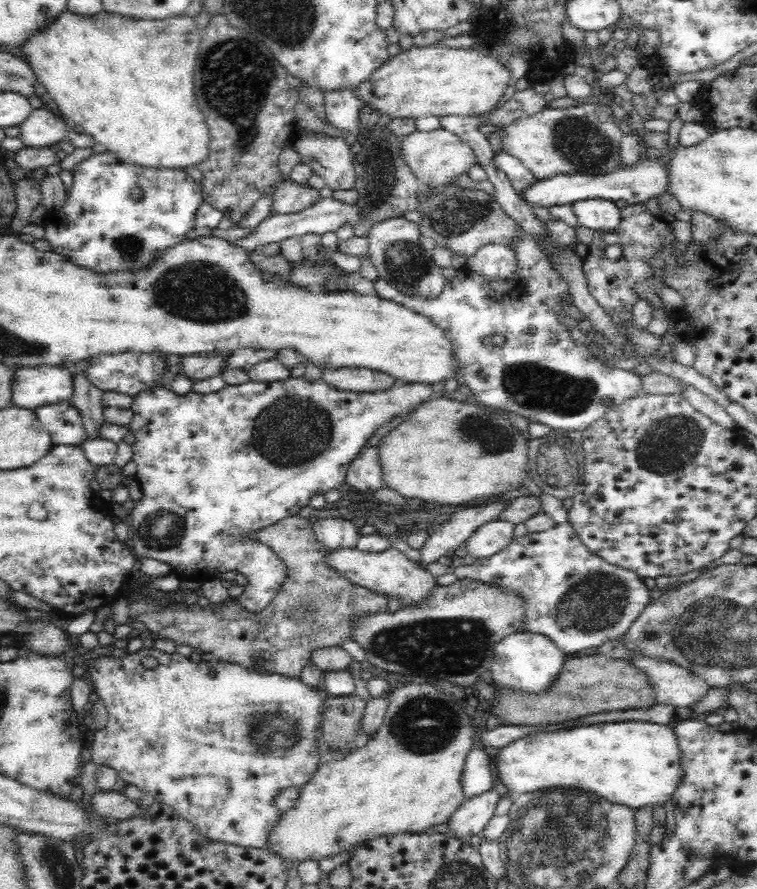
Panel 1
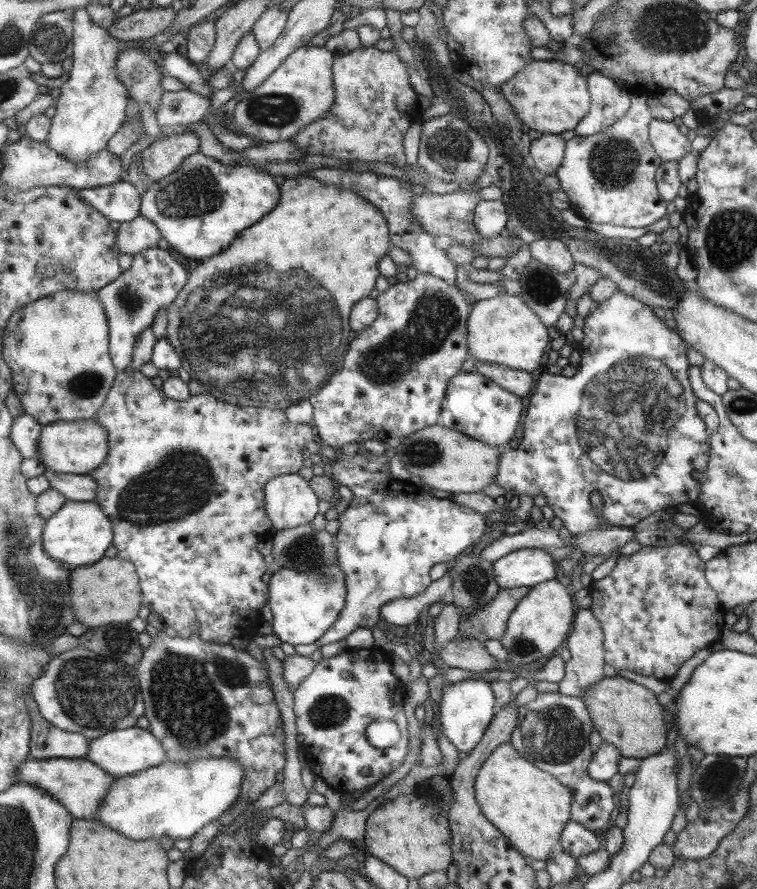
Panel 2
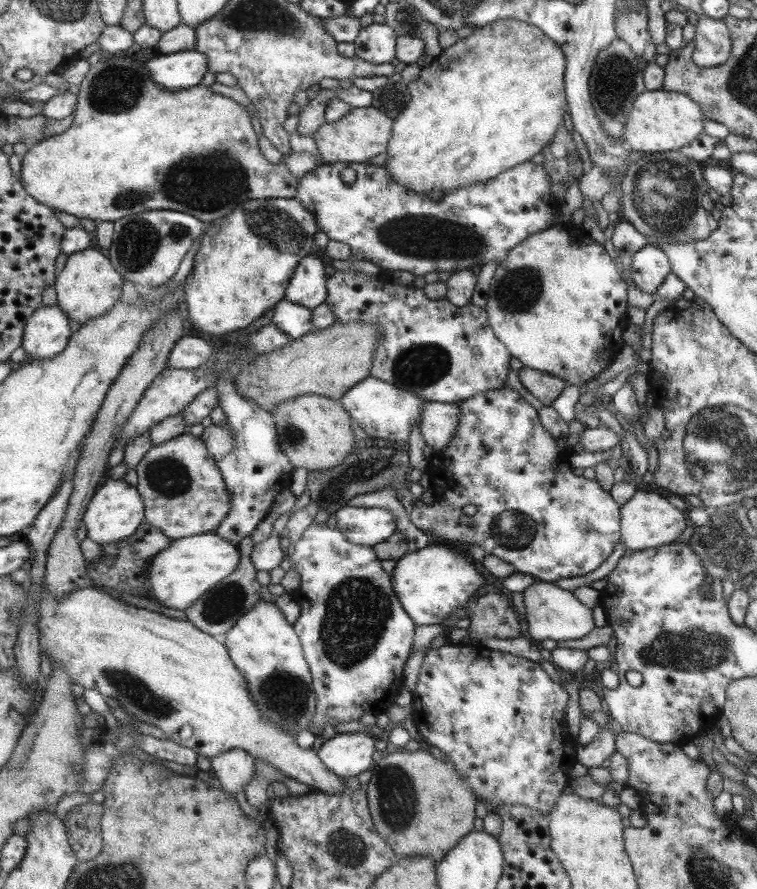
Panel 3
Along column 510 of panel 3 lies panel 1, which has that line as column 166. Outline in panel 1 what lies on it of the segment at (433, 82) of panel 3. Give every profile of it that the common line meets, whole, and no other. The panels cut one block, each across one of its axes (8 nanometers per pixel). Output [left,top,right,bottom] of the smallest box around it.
[19,8,209,170]

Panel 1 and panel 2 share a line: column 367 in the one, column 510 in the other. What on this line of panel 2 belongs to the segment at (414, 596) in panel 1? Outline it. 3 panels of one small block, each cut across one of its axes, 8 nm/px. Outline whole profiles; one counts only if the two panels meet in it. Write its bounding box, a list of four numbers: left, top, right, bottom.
[491,548,555,590]

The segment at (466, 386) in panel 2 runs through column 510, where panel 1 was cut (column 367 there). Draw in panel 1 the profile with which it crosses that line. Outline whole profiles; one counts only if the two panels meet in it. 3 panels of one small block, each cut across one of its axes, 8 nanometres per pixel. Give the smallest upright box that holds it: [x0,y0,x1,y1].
[129,376,432,613]

